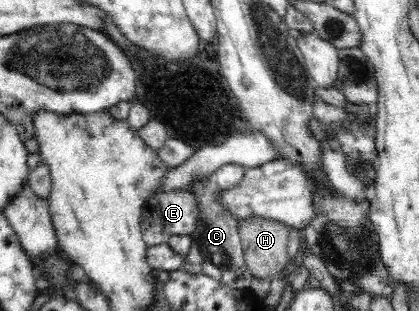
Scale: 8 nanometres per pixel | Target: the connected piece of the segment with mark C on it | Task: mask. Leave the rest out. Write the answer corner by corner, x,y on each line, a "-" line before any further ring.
208,175
194,179
191,186
190,193
197,208
197,221
195,229
189,234
191,243
179,269
186,274
210,275
230,288
249,289
252,274
243,259
237,231
238,217
222,203
222,187

